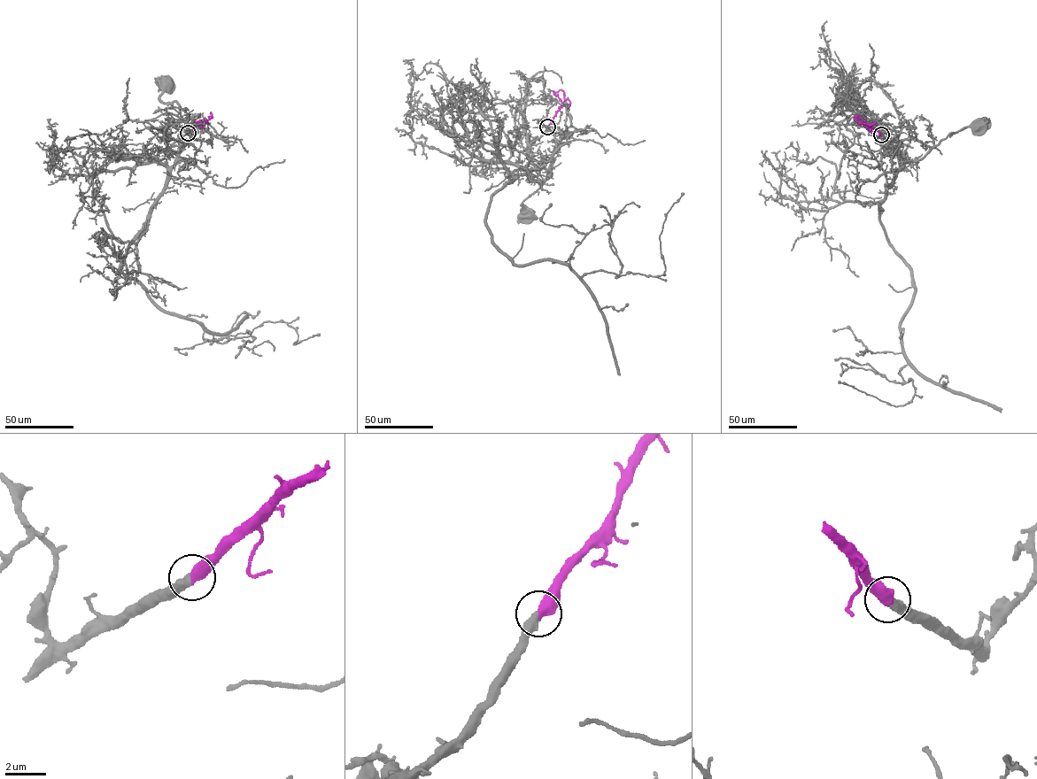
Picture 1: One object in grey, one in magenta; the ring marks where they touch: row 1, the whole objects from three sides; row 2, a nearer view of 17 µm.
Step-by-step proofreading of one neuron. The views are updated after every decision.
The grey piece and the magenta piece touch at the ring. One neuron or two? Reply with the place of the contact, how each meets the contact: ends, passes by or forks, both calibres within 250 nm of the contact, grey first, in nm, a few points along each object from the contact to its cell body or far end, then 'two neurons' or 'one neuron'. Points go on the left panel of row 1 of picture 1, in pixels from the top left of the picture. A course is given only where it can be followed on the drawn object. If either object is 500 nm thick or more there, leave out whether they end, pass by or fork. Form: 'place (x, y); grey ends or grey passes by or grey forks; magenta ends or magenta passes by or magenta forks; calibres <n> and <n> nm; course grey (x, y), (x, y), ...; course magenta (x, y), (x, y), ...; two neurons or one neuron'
place (188, 133); calibres 460 and 550 nm; course grey (188, 133), (167, 150), (180, 151), (189, 136), (176, 101), (166, 103), (160, 99), (166, 85); course magenta (189, 133), (197, 125), (206, 121), (194, 125); one neuron

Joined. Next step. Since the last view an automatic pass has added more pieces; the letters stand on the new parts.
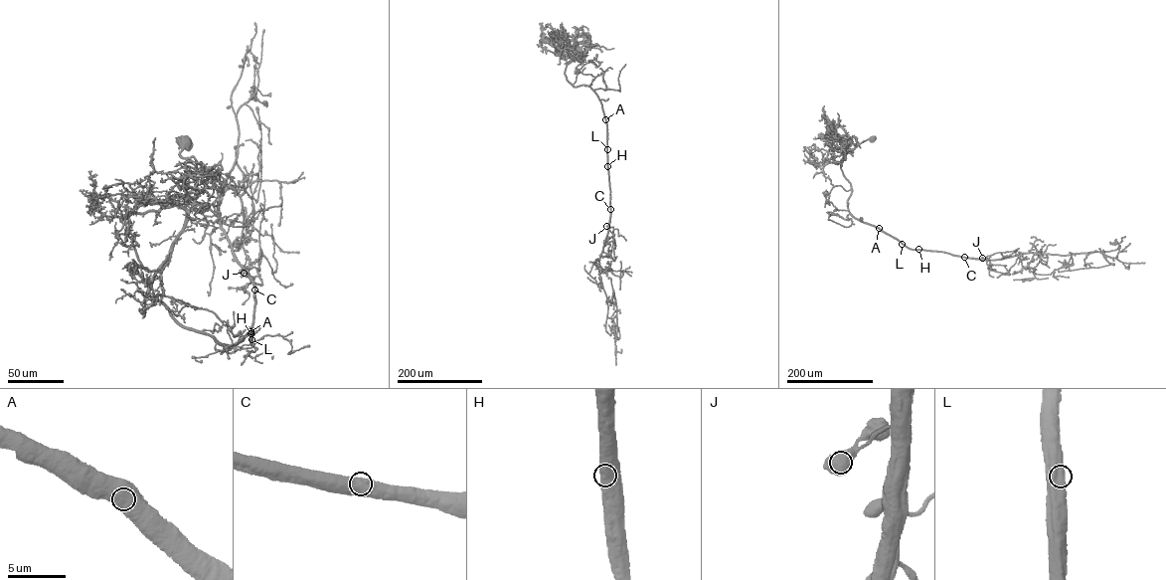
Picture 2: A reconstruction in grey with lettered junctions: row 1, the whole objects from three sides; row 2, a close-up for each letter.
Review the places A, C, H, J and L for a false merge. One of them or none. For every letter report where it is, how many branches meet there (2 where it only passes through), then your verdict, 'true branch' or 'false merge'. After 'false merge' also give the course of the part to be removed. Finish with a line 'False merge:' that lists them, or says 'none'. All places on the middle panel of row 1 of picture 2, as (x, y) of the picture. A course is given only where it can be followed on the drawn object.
A: place (605, 119); branches 1; true branch
C: place (610, 209); branches 1; true branch
H: place (607, 166); branches 1; true branch
J: place (606, 226); branches 1; true branch
L: place (607, 149); branches 1; true branch
False merge: none

